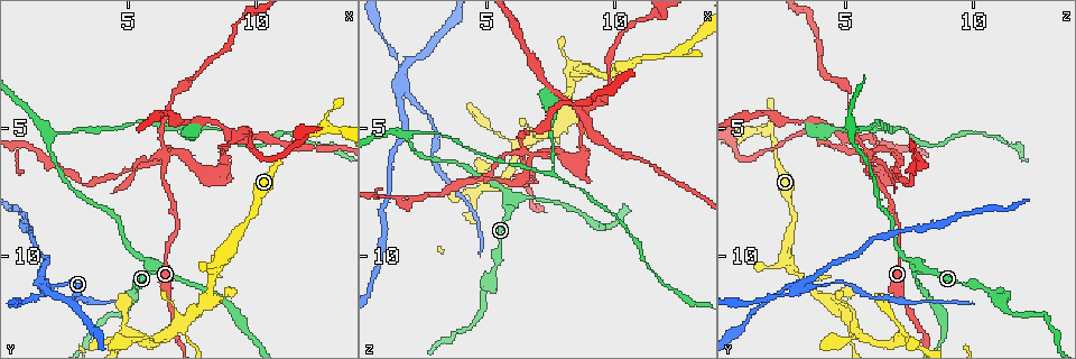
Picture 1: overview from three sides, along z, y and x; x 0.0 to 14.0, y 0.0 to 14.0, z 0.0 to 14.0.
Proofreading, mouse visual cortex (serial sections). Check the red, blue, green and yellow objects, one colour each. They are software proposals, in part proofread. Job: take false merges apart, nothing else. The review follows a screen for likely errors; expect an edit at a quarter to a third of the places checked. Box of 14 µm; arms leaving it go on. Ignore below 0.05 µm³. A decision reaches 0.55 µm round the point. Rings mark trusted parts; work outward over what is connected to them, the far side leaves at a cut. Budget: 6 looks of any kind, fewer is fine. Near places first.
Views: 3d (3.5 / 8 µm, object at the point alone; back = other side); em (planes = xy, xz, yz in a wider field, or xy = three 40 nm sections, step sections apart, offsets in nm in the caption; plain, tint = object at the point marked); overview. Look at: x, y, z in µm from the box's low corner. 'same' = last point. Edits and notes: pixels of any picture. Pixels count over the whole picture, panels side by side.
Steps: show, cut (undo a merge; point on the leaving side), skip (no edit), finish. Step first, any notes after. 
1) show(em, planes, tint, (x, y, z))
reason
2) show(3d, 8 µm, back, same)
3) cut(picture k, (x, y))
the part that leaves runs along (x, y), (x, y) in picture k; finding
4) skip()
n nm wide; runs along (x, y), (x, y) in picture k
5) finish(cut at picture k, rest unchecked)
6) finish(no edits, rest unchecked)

show(3d, 3.5 µm, (5.8, 10.6, 8.1))
three-way junction

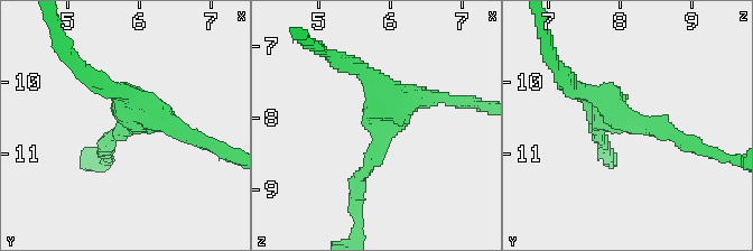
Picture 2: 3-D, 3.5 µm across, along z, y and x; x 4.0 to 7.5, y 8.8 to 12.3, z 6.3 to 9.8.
show(em, xy, step 2, tint, (5.90, 10.60, 8.05))
3 arms; arms of 200, 250, 300 nm

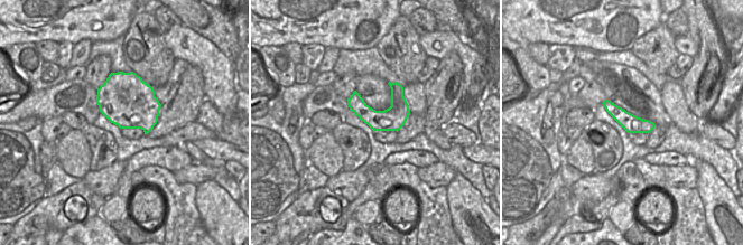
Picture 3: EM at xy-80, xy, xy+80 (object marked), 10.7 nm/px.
skip()
runs along (685, 145), (569, 86) in picture 2; one cell here

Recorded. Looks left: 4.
show(3d, 3.5 µm, (2.0, 5.3, 5.1))
sharp bend

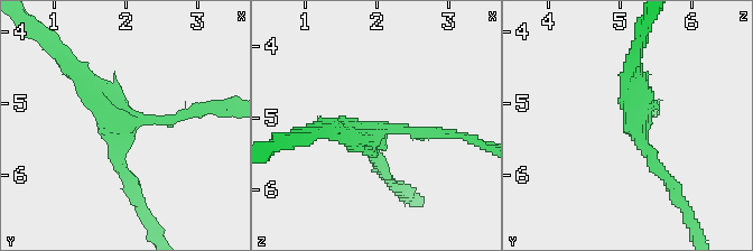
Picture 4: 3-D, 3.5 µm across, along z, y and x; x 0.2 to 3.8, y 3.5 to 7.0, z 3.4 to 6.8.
show(em, xy, step 5, tint, (1.95, 5.40, 5.20))
3 arms; arms of 150, 200, 300 nm

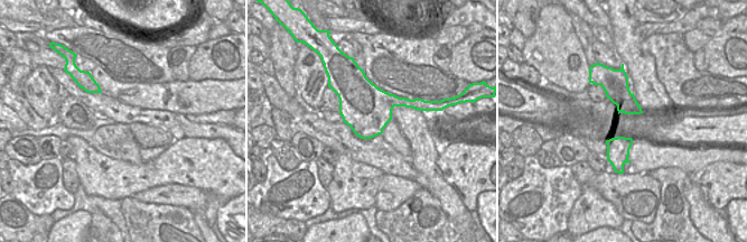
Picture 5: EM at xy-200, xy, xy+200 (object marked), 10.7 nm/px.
skip()
runs along (131, 187), (118, 136), (193, 111) in picture 4; one cell here

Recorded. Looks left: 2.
show(3d, 3.5 µm, (1.8, 11.1, 3.6))

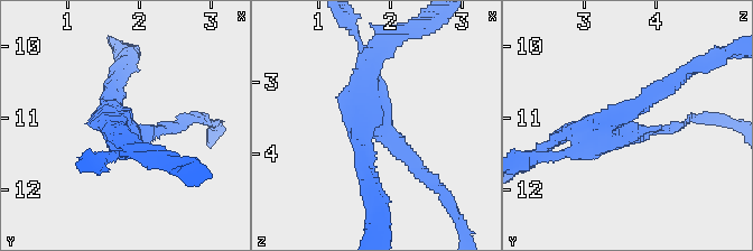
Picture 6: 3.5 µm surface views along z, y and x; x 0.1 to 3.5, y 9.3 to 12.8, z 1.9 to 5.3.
show(em, xy, step 5, tint, (1.80, 11.20, 3.50))

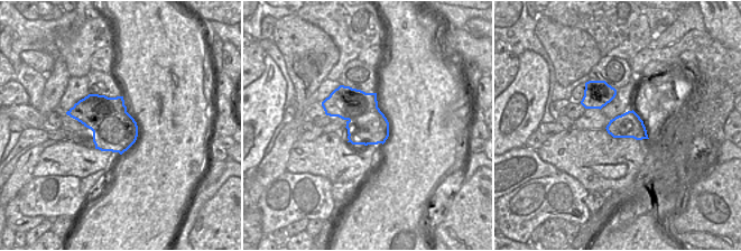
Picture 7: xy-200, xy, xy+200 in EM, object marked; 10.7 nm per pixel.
cut(picture 6, (645, 94))
the part that leaves runs along (617, 122), (700, 64) in picture 6; two cells meet here

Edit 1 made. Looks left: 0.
finish(cut at picture 6, rest unchecked)

